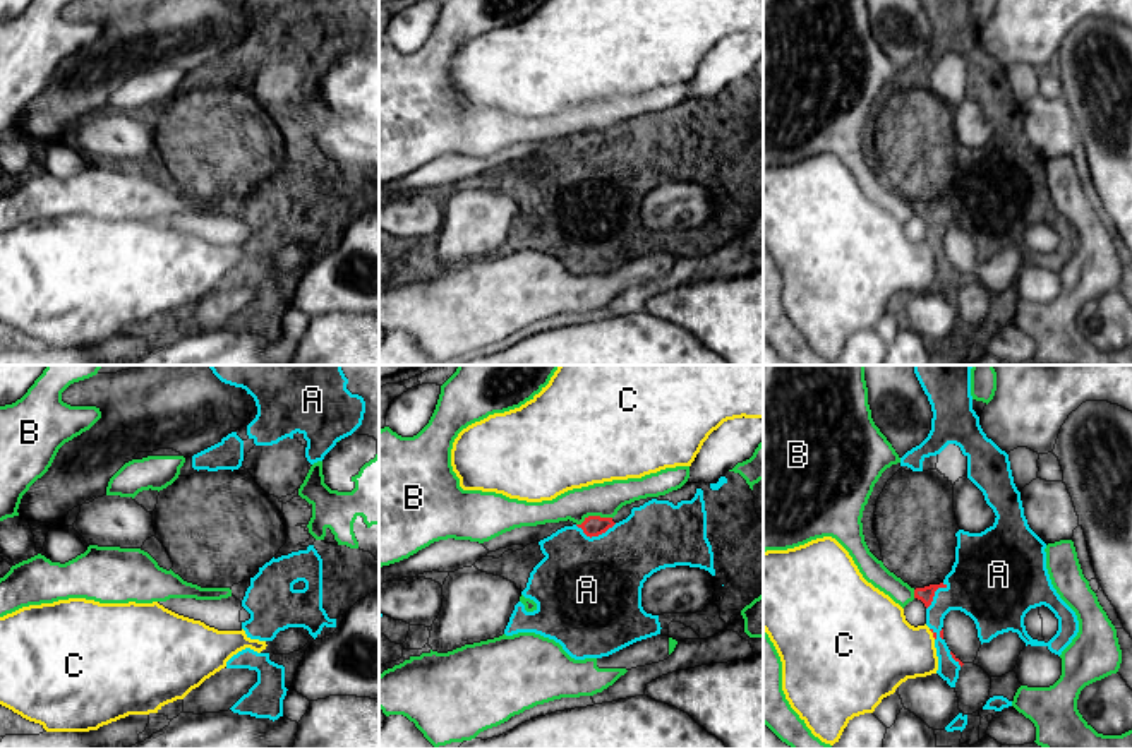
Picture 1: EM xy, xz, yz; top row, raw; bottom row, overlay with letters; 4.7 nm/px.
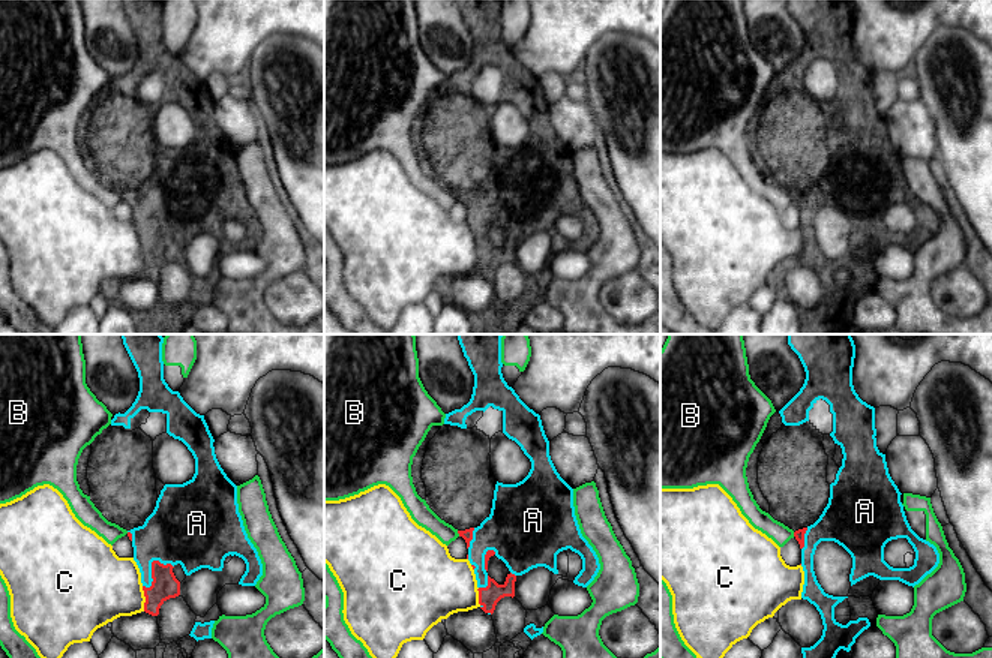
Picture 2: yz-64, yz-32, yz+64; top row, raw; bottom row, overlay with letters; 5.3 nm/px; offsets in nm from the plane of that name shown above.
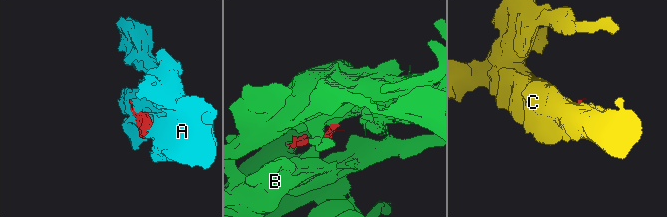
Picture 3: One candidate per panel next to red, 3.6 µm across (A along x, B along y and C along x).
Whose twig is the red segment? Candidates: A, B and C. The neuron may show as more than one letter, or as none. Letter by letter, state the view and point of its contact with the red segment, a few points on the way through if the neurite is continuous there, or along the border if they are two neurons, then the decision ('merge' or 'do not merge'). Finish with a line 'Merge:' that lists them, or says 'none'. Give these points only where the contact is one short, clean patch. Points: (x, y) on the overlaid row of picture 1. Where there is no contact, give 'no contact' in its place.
A: xz (596, 535) | merge
B: xz (594, 516) | along xz (611, 516), (587, 516), (577, 525) | do not merge
C: yz (933, 635) | do not merge
Merge: A

